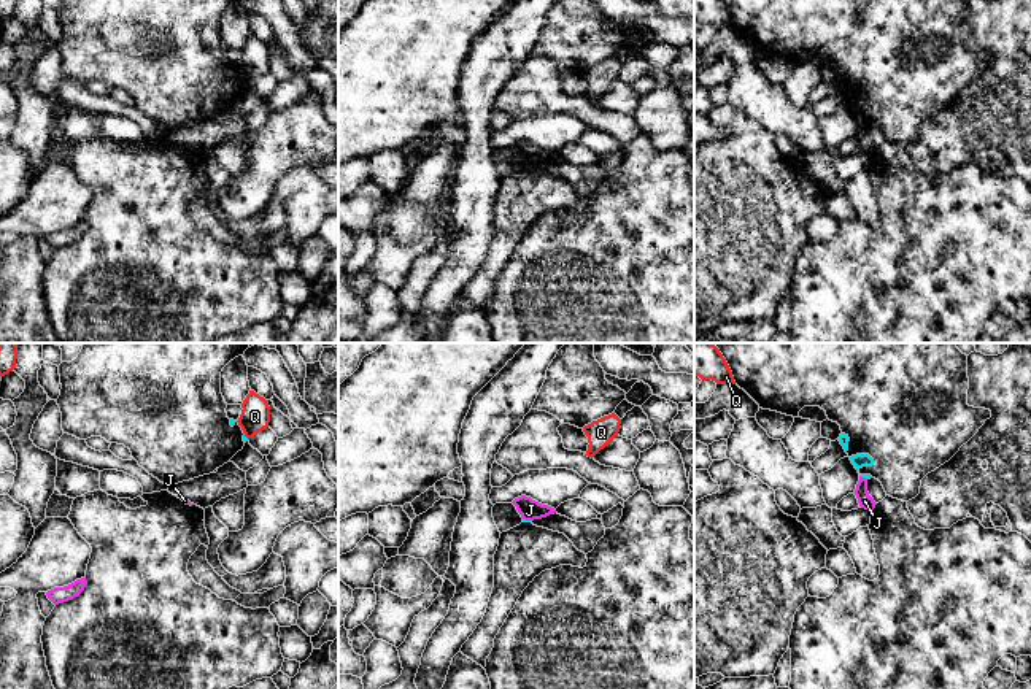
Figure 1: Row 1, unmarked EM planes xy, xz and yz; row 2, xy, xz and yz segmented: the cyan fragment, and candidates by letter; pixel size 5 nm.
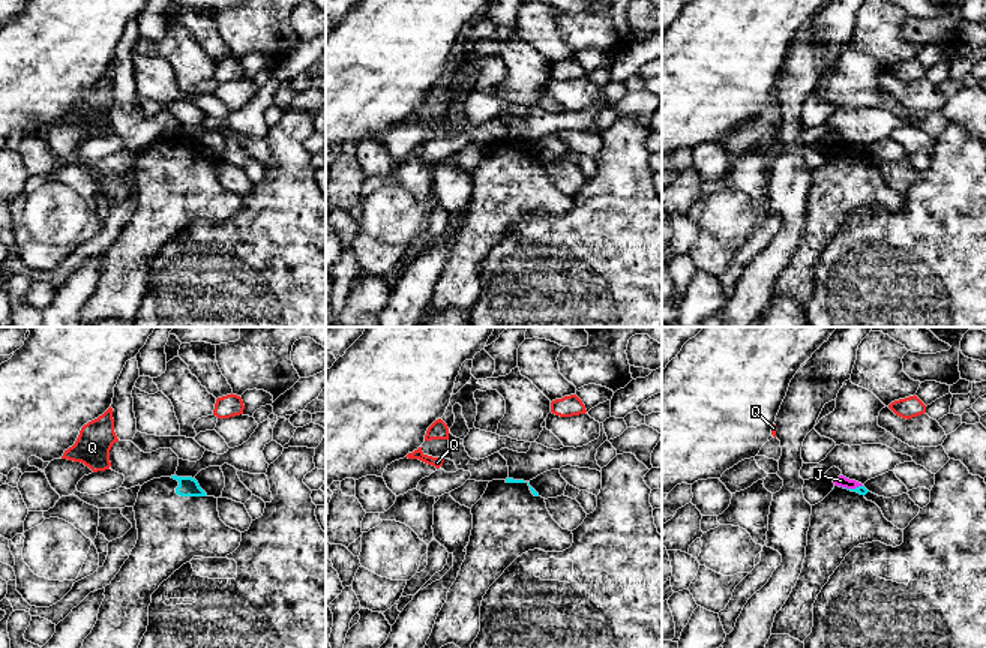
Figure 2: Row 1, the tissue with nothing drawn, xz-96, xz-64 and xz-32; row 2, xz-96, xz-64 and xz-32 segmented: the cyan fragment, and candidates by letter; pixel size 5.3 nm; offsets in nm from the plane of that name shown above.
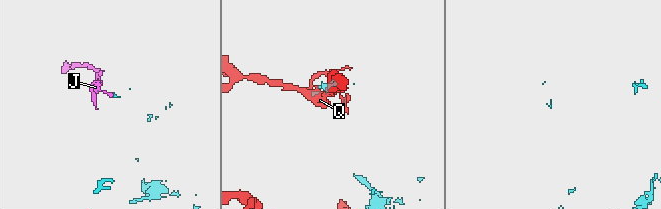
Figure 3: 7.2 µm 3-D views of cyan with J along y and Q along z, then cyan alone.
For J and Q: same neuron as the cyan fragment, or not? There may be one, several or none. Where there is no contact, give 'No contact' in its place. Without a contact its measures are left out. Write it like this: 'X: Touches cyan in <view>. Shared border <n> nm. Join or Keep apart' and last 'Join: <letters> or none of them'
J: Touches cyan in xz. Shared border 50 nm. Keep apart
Q: Touches cyan in xy. Shared border 40 nm. Keep apart
Join: none of them

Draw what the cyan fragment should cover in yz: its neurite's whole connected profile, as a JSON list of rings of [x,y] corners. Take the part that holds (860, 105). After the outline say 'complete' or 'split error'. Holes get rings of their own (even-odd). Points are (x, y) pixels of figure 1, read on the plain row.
[[[723,0],[736,29],[763,54],[797,62],[804,51],[820,51],[840,70],[839,86],[859,121],[875,122],[886,140],[909,146],[921,124],[948,106],[991,62],[991,56],[967,49],[967,0]]]; split error

